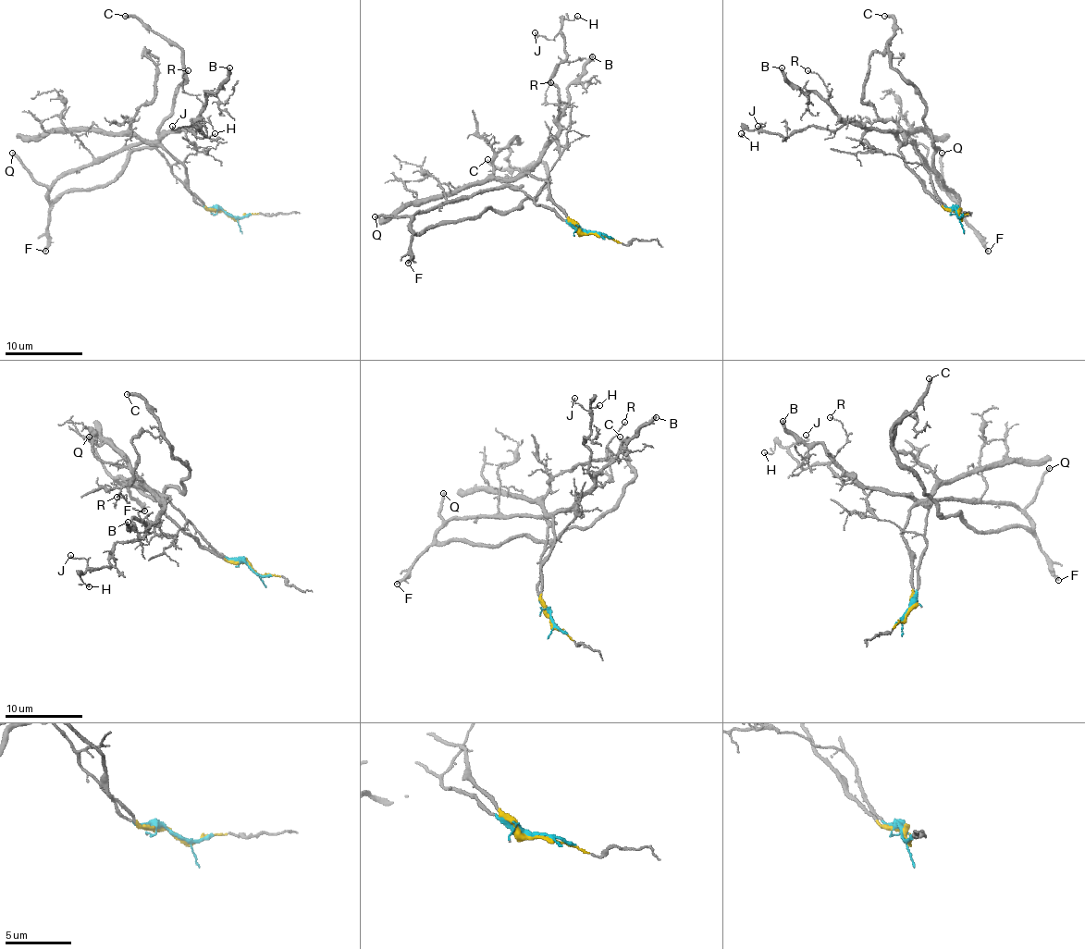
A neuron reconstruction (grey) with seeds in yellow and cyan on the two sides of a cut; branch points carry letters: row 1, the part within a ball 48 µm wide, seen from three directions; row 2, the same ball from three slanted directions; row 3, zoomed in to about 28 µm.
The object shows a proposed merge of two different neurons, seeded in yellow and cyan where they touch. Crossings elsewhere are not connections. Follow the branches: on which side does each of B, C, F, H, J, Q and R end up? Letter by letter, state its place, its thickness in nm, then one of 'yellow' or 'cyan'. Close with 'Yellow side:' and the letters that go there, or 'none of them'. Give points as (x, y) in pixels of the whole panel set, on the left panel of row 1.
B: at (229, 67); 300 nm thick; yellow
C: at (125, 16); 280 nm thick; cyan
F: at (45, 251); 260 nm thick; cyan
H: at (215, 133); 110 nm thick; yellow
J: at (172, 126); 140 nm thick; yellow
Q: at (12, 153); 280 nm thick; cyan
R: at (188, 70); 80 nm thick; yellow
Yellow side: B, H, J, R

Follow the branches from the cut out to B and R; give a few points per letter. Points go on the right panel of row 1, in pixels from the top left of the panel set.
B: (957, 215), (925, 188), (897, 141), (882, 129), (845, 121), (812, 92), (795, 87), (782, 67)
R: (957, 215), (948, 211), (906, 164), (892, 133), (845, 121), (828, 102), (824, 80), (807, 71)

